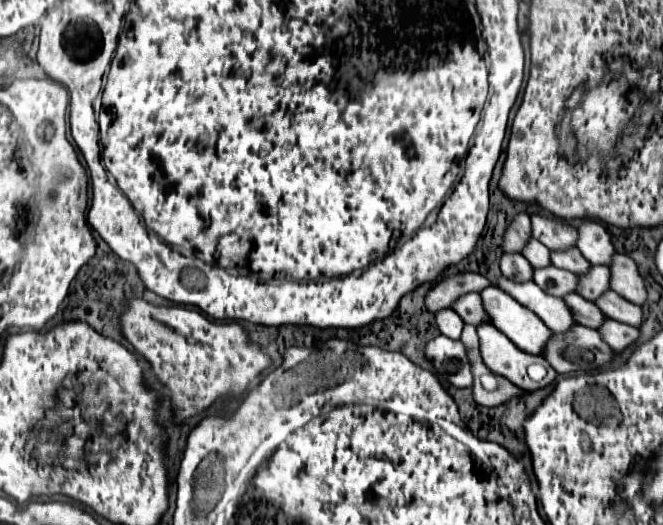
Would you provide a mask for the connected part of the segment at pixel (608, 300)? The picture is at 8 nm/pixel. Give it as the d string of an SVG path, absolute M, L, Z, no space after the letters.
M606 290L600 296L600 300L594 300L594 302L612 320L618 320L618 322L624 322L624 324L630 324L630 326L636 326L636 328L642 322L642 308L624 300L622 296L618 296L612 290Z

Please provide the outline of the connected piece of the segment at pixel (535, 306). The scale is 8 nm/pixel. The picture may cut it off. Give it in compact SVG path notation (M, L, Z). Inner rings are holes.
M500 276L496 286L510 294L516 302L524 304L528 310L532 310L552 332L566 332L574 324L570 308L564 304L564 300L546 294L532 280L514 282L506 276Z

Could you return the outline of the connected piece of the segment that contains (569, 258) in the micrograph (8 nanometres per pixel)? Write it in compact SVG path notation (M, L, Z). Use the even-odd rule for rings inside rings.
M572 246L570 250L562 250L562 252L552 252L550 260L554 266L570 270L574 274L584 274L590 268L590 262L580 254L580 250L576 246Z

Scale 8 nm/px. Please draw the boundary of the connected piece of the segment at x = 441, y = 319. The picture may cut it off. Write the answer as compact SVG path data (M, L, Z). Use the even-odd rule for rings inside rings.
M444 308L442 312L436 312L434 318L436 318L436 324L438 324L438 330L440 330L444 336L448 336L448 338L452 338L452 340L458 340L458 338L460 338L460 332L462 332L464 322L462 322L462 318L460 318L454 310Z

